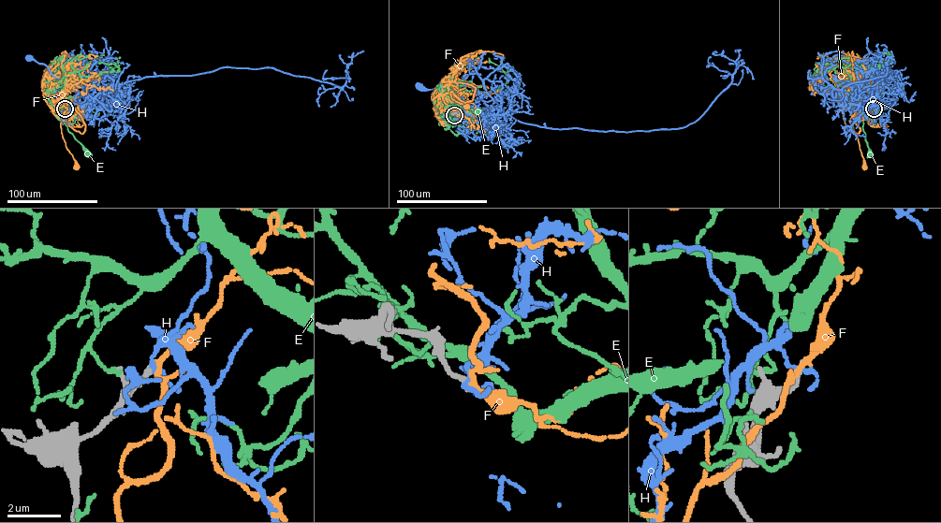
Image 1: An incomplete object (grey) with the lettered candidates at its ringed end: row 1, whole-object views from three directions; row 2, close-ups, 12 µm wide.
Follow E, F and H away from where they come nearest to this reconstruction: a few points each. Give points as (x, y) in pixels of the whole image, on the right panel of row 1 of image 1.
E: (872, 108), (878, 97), (875, 94), (862, 126), (870, 153)
F: (874, 108), (865, 116), (854, 113), (849, 121), (857, 134), (864, 167)
H: (873, 108), (862, 116), (861, 105), (867, 98), (839, 75), (847, 64), (847, 58), (845, 58)

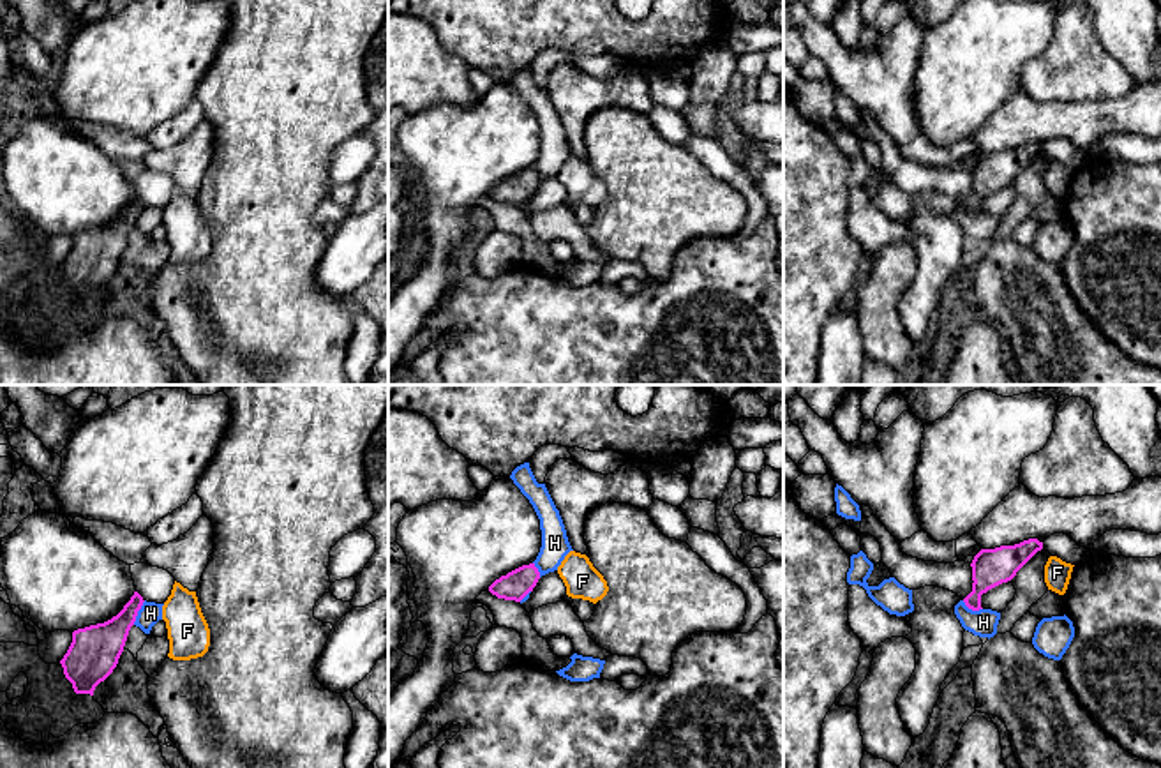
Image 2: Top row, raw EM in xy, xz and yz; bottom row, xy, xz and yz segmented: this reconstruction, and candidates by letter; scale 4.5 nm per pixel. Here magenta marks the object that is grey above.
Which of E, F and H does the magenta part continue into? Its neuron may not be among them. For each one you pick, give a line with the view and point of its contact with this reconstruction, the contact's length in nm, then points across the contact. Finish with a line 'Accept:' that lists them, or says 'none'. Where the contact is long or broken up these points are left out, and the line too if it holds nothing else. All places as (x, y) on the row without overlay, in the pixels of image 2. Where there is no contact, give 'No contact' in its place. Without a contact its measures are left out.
Accept: none

